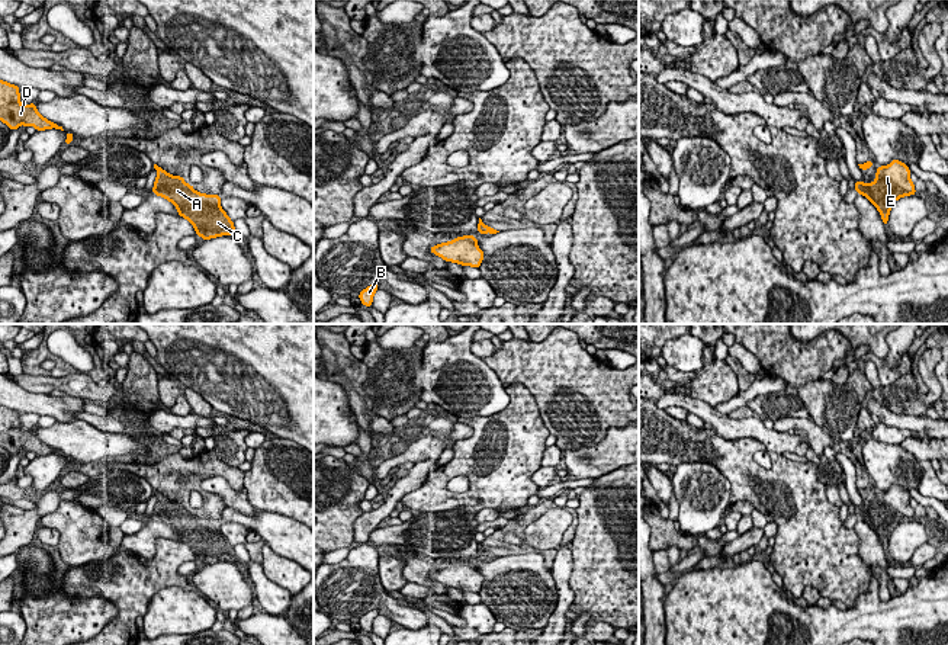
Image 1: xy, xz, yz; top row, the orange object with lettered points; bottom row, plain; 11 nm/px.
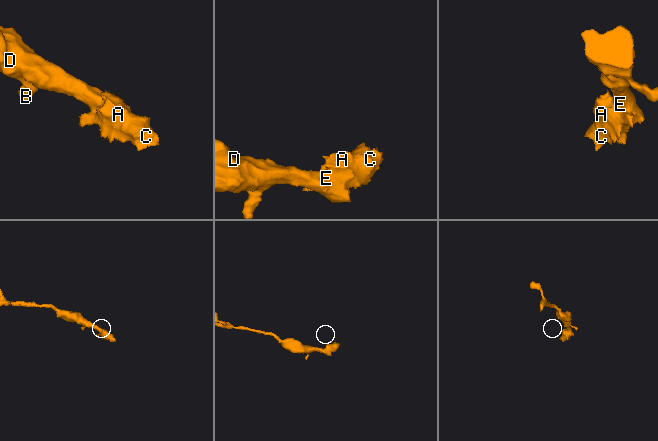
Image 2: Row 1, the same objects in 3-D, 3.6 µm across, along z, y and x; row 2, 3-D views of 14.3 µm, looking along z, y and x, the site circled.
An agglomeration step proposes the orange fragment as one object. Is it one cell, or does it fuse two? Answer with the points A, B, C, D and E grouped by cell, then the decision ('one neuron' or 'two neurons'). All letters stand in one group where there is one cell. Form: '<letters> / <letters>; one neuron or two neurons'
A B C D E; one neuron

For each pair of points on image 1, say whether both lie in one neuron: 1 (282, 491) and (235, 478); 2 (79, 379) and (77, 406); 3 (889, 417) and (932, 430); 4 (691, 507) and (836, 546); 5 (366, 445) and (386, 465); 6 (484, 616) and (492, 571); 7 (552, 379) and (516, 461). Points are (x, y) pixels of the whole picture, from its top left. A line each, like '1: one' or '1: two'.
1: two
2: two
3: one
4: two
5: two
6: two
7: two

